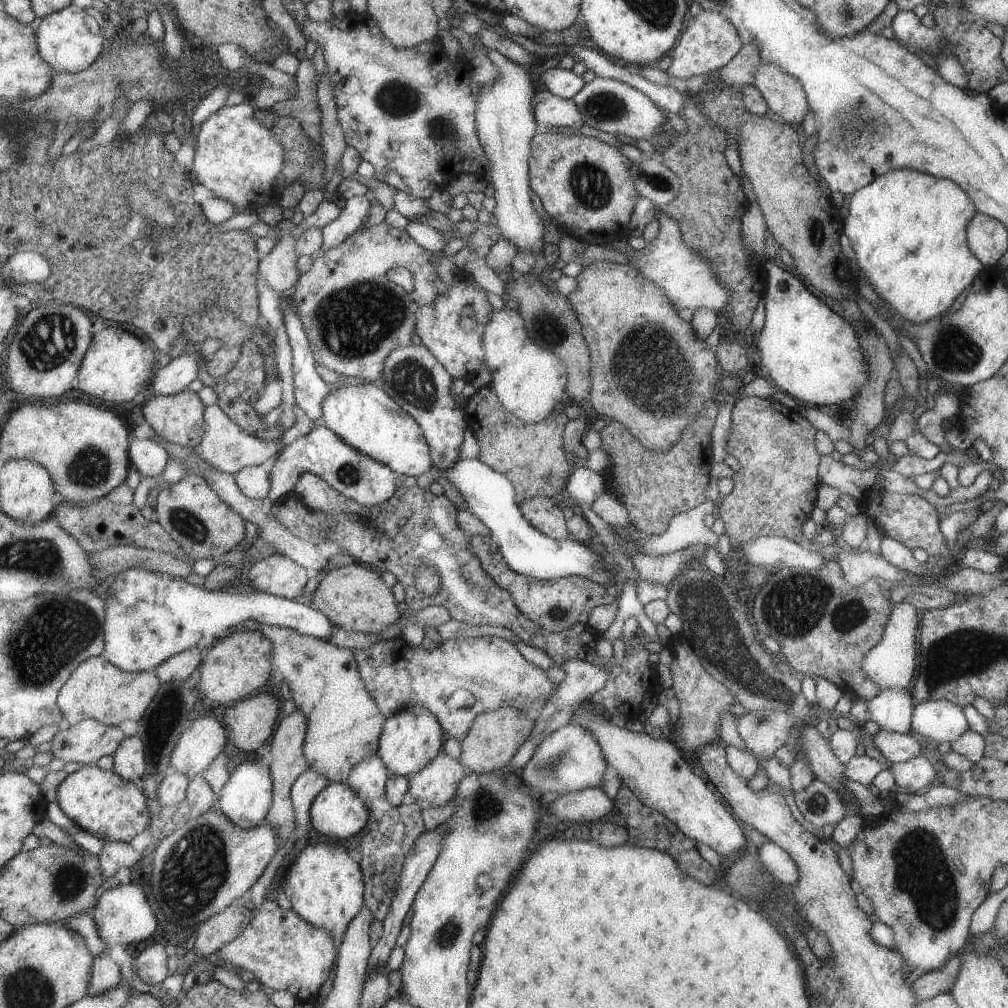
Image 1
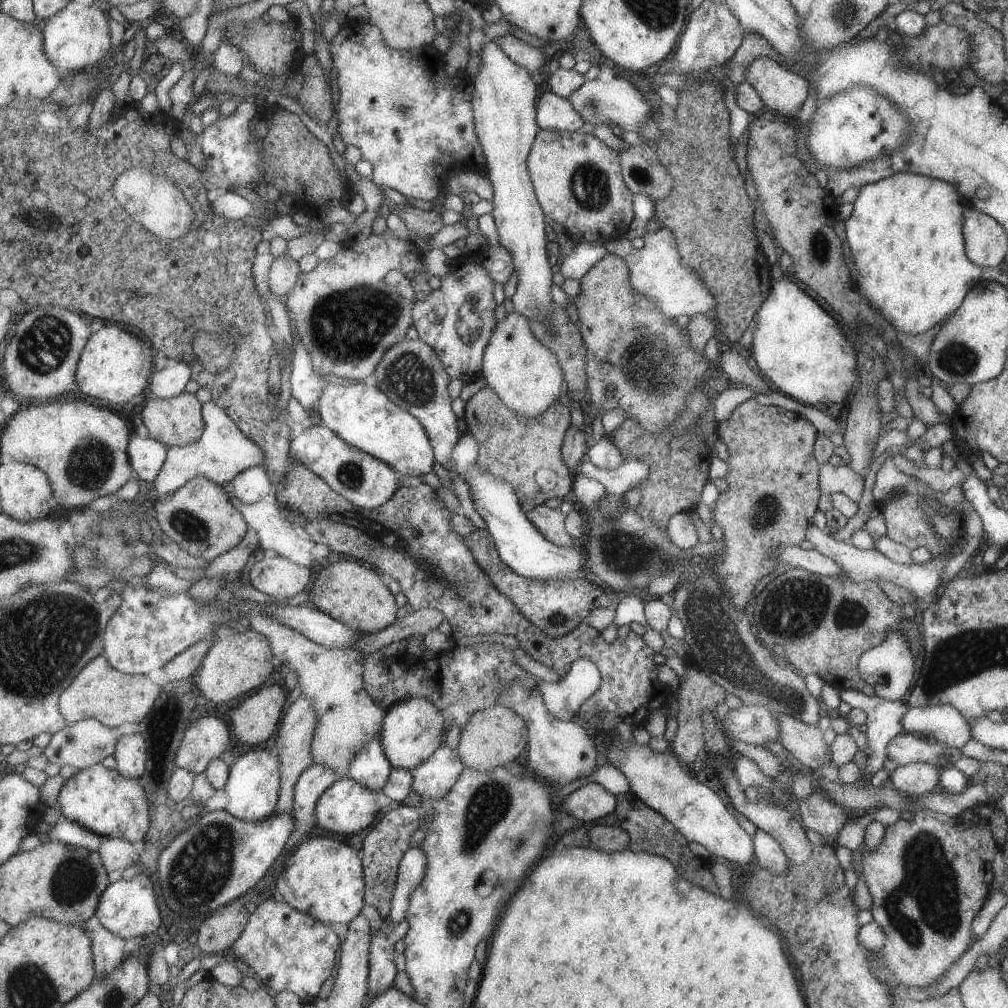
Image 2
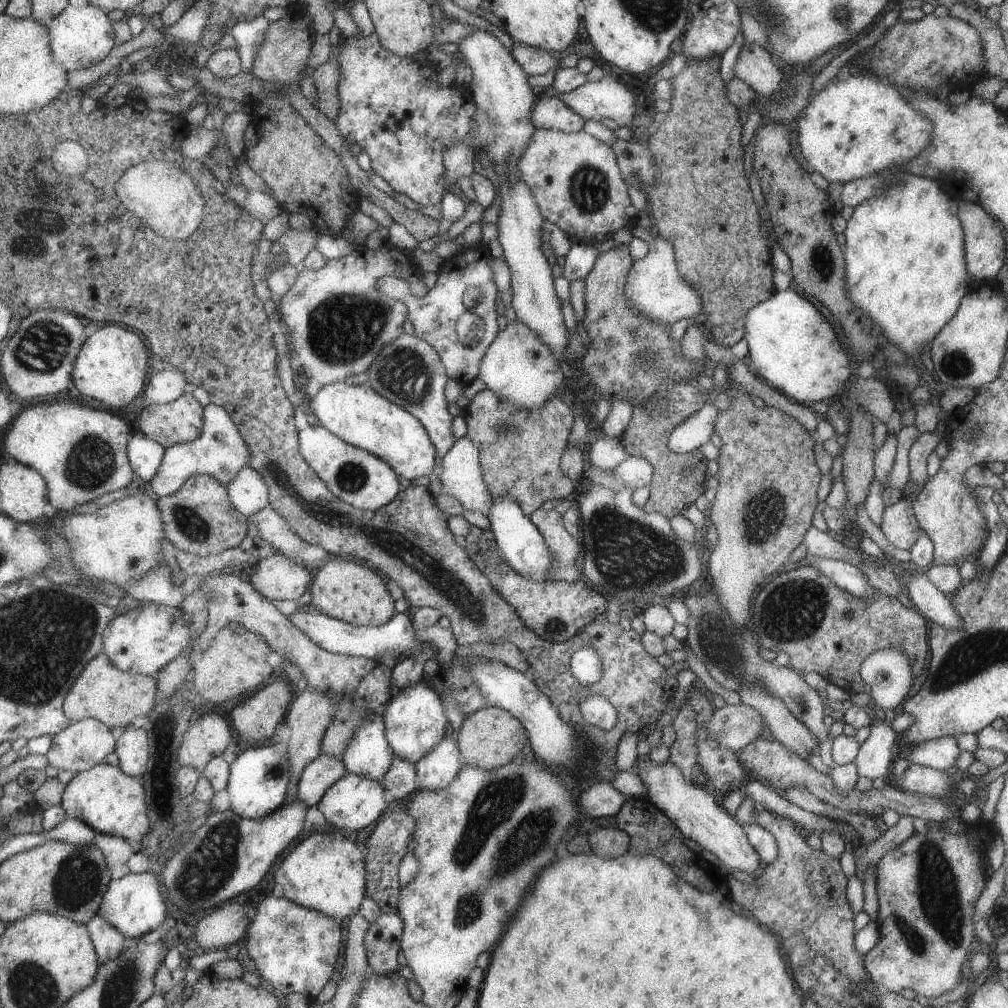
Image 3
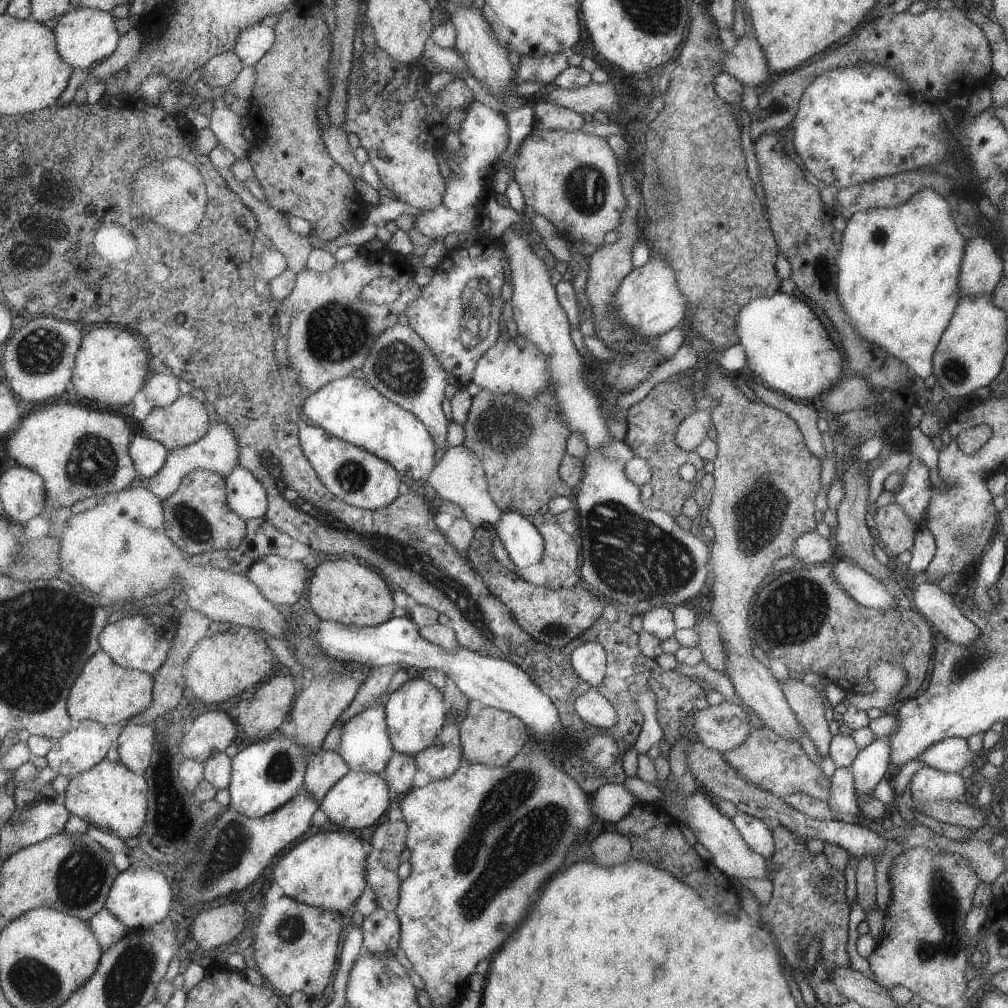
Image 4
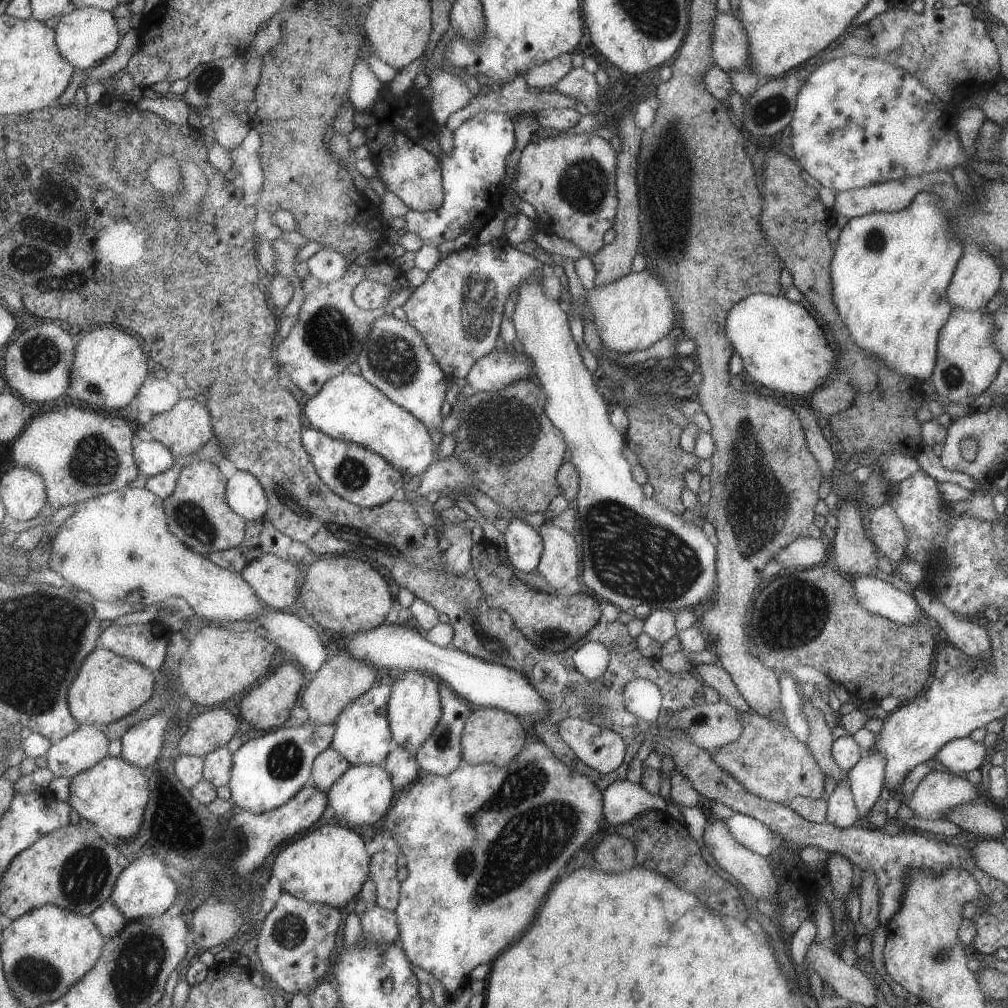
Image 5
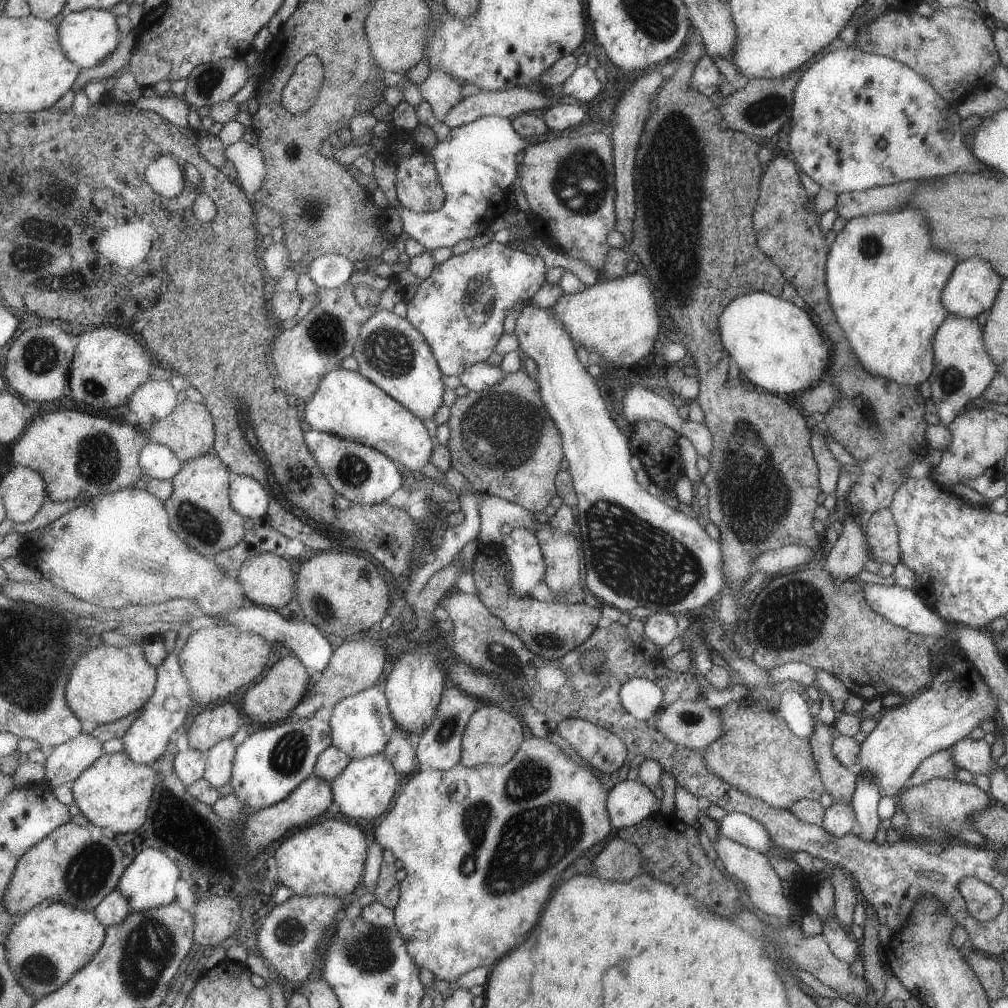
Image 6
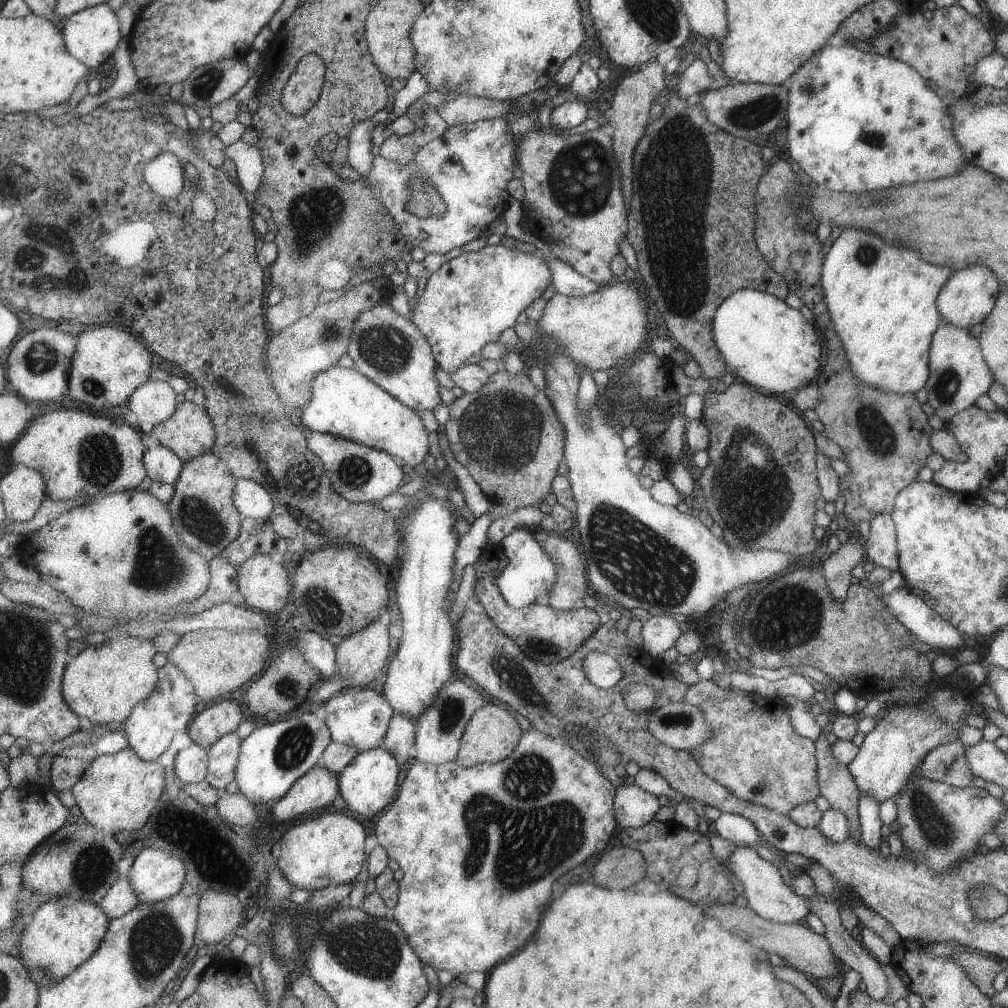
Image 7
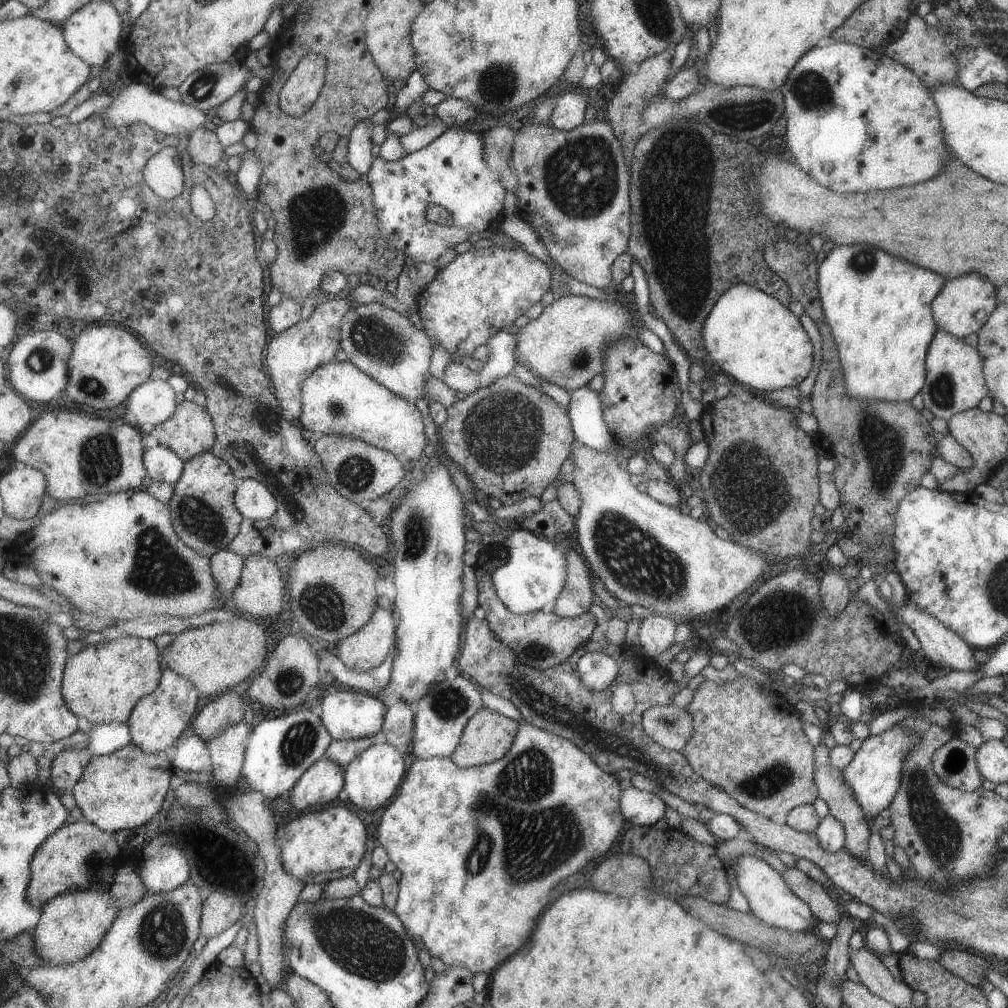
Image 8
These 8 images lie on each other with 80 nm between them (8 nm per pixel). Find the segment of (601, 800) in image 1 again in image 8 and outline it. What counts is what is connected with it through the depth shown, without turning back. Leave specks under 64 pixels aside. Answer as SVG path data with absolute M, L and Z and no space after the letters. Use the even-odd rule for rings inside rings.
M634 787L621 791L621 816L628 826L651 826L664 810L665 804L655 793Z

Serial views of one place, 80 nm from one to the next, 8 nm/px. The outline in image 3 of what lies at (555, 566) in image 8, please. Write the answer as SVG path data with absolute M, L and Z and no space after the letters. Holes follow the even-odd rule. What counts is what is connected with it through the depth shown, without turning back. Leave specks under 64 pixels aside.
M513 497L494 498L490 510L491 530L496 536L505 560L517 570L517 572L529 571L529 568L547 568L553 558L549 545L540 528L523 512L522 505Z

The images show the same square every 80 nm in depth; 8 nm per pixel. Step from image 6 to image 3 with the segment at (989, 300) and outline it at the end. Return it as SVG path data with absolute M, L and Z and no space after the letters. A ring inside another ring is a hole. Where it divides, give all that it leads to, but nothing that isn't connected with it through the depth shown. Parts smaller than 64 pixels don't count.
M961 204L964 231L964 259L968 275L977 282L995 282L1005 260L1005 246L999 226L975 204Z

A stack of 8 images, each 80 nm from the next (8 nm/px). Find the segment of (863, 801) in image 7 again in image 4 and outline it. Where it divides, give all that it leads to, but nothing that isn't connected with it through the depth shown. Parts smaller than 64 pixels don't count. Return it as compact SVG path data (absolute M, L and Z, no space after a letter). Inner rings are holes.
M887 735L875 737L861 749L850 764L857 800L867 800L881 778L888 778L889 739Z

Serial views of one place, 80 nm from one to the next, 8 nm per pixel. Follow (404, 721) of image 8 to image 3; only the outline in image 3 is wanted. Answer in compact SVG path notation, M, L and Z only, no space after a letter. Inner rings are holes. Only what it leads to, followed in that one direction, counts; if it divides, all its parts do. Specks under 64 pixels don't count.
M400 758L394 759L391 770L382 778L381 783L387 794L395 799L395 804L402 805L419 790L415 775L416 765Z

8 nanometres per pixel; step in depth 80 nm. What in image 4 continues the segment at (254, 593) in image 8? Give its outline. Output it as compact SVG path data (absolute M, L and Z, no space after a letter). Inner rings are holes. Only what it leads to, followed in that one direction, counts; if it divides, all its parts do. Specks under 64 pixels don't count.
M279 555L264 556L245 573L261 592L281 608L284 605L297 607L304 601L307 594L309 579L307 578L306 562L292 561Z

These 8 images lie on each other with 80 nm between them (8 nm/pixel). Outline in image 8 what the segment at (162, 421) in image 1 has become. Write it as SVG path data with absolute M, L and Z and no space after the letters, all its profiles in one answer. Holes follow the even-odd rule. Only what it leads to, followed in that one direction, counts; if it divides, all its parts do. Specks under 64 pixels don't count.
M182 401L177 405L175 414L153 428L159 444L174 450L186 463L194 456L211 451L216 443L216 424L206 407L201 407L193 401Z

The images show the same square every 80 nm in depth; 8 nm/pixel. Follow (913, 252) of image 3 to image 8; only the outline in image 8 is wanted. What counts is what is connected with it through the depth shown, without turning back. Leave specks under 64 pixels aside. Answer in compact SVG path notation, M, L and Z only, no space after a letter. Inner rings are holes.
M856 244L833 246L821 262L817 286L821 314L825 314L825 324L837 346L845 396L863 402L910 402L924 387L925 356L937 330L931 305L944 287L943 278L887 252Z

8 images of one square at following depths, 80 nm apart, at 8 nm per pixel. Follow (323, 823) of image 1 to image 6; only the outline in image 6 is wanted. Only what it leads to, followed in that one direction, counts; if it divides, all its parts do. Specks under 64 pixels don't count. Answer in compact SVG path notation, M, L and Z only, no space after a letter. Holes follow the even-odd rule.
M382 754L375 756L365 756L365 758L355 758L352 764L333 781L333 793L335 794L335 803L341 806L345 818L348 820L375 820L381 814L385 814L391 806L397 786L399 786L399 772L393 766L393 762Z

